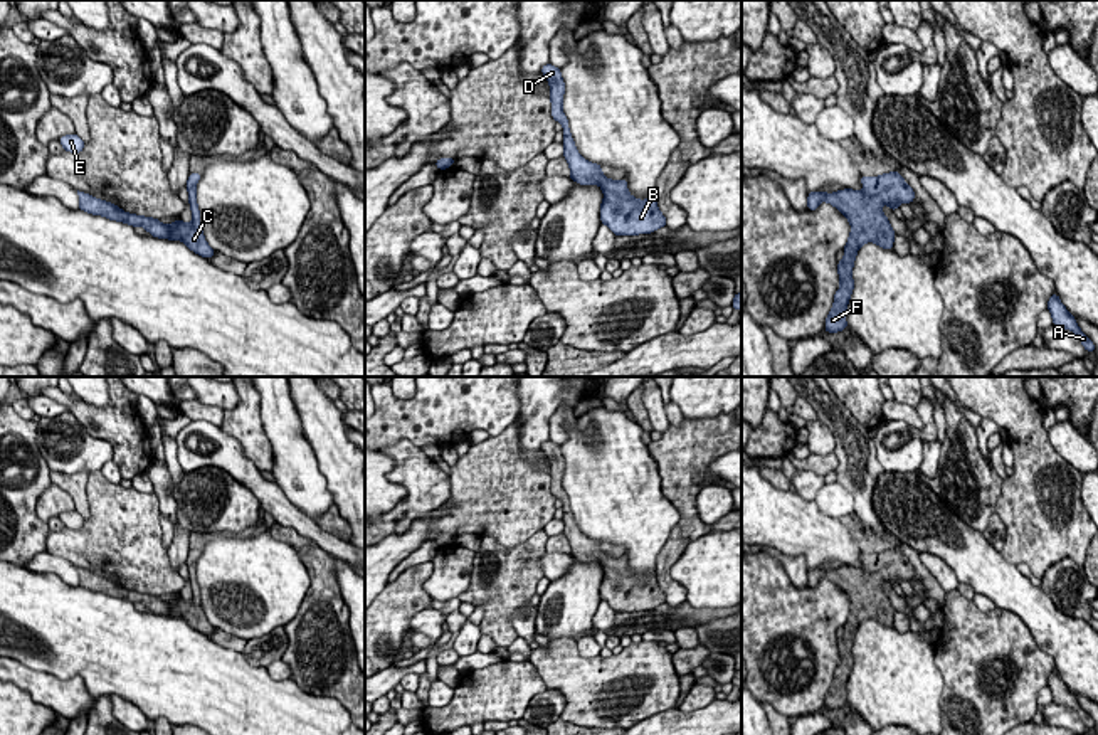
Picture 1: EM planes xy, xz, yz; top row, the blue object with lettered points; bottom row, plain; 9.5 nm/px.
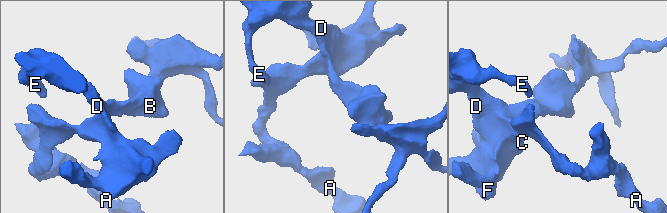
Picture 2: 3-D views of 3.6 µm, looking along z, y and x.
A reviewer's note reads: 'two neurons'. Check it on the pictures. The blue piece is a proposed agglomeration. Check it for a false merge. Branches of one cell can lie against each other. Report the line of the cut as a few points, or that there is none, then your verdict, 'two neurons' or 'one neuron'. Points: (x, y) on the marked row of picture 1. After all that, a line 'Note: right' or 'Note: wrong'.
no cut | one neuron
Note: wrong

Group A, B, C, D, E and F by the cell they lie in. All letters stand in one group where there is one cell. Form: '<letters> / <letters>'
A B C D E F

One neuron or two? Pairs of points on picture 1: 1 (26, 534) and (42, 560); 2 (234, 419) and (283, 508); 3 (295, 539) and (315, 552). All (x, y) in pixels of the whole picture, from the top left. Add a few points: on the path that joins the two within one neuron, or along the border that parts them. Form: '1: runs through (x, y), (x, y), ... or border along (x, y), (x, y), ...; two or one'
1: border along (44, 550), (37, 552), (24, 565); two
2: border along (236, 438), (242, 453), (259, 471); two
3: runs through (300, 544), (310, 552); one

